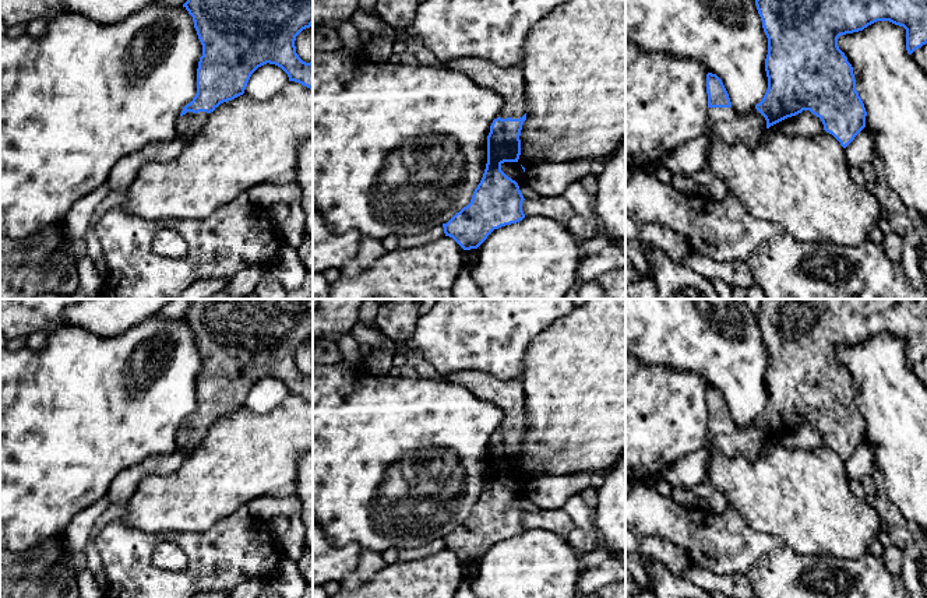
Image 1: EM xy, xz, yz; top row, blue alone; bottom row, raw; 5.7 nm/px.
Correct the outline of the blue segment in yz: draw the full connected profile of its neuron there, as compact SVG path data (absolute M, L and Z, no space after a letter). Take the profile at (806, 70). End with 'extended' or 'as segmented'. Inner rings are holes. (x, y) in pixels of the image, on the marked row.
M755 0L755 6L768 38L768 89L762 101L740 115L732 106L722 80L716 74L706 74L705 136L725 143L743 141L750 148L771 126L803 110L820 117L824 130L843 148L866 127L867 112L856 91L853 67L838 46L840 35L863 31L877 21L889 21L906 29L909 54L927 43L927 0Z; extended

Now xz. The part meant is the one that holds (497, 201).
M455 59L444 67L464 73L475 84L497 92L504 106L490 126L487 136L487 163L470 203L443 224L445 236L464 250L477 249L487 236L505 225L525 218L524 196L515 180L503 170L504 162L518 162L521 130L526 120L525 80L521 66L497 67L483 59Z; extended

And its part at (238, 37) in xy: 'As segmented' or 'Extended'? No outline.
Extended

